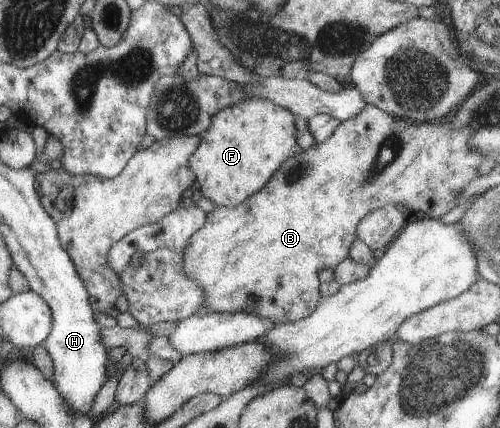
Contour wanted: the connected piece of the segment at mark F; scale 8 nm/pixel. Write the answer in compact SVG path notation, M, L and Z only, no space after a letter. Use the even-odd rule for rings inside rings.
M250 98L227 106L211 118L209 128L200 135L201 141L190 160L190 169L193 169L201 197L210 200L215 206L234 207L253 193L260 192L281 163L300 150L296 145L296 135L296 116L270 100Z

